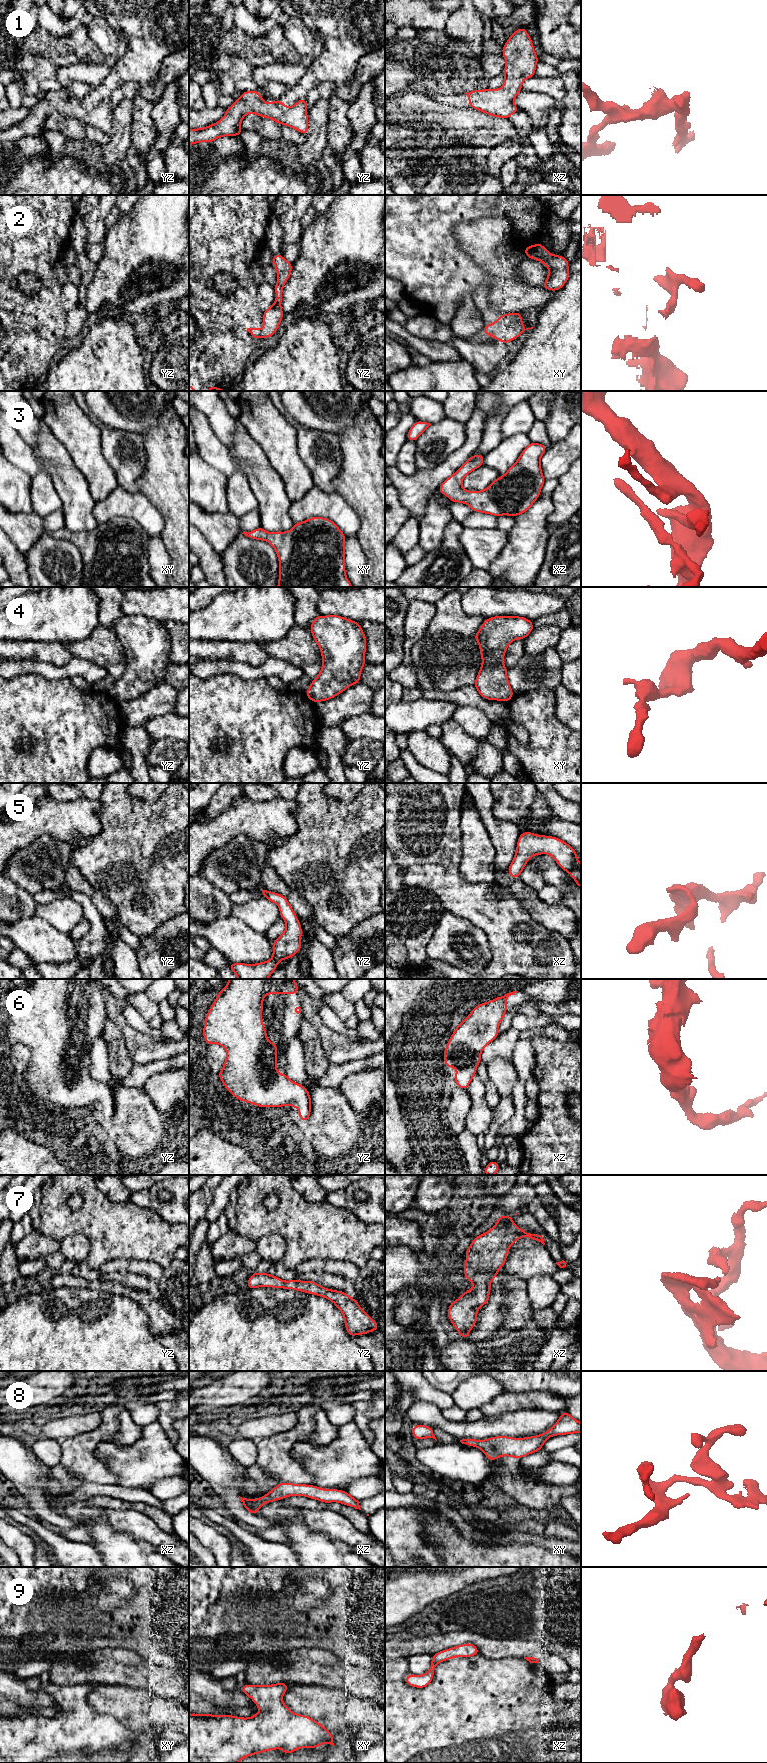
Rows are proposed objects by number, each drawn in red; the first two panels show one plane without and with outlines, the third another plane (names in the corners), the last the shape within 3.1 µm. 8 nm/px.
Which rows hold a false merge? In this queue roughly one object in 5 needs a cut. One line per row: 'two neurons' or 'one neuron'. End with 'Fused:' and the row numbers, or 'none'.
1: one neuron
2: two neurons
3: one neuron
4: one neuron
5: one neuron
6: one neuron
7: one neuron
8: one neuron
9: one neuron
Fused: 2

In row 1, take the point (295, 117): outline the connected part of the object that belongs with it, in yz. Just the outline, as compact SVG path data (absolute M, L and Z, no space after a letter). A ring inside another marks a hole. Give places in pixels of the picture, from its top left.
M244 91L242 96L235 100L231 107L226 109L226 113L221 120L205 128L189 129L189 146L200 142L213 143L217 138L223 136L240 136L242 132L240 128L241 121L250 112L253 112L256 116L262 116L274 120L278 124L296 129L303 135L308 133L306 99L302 98L293 107L287 107L284 102L279 102L277 99L274 99L273 103L266 103L259 91Z

